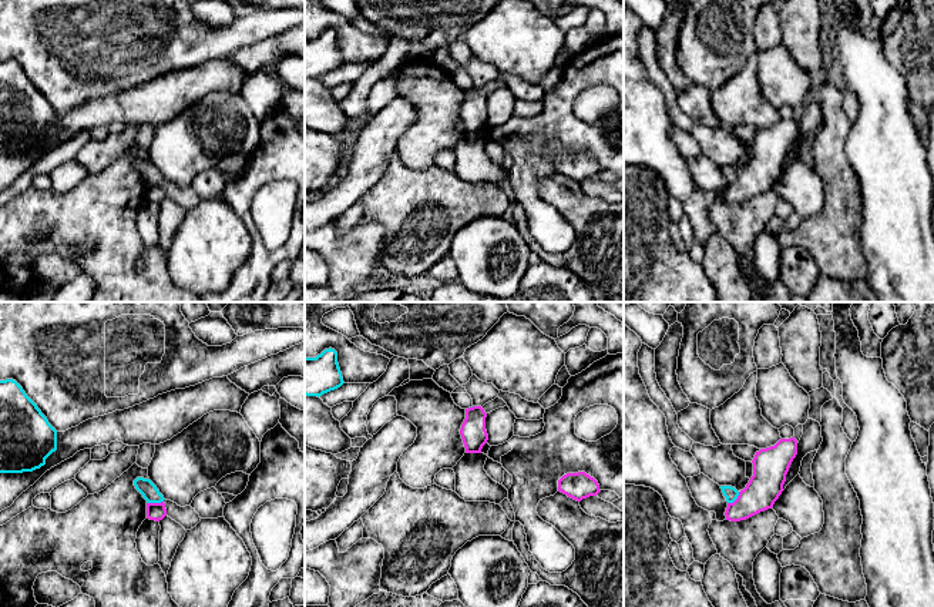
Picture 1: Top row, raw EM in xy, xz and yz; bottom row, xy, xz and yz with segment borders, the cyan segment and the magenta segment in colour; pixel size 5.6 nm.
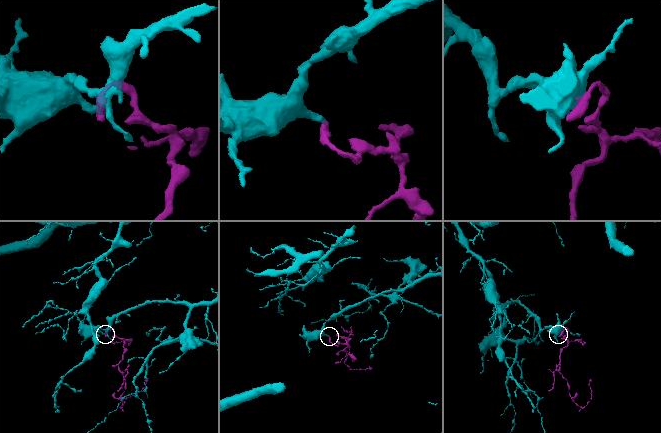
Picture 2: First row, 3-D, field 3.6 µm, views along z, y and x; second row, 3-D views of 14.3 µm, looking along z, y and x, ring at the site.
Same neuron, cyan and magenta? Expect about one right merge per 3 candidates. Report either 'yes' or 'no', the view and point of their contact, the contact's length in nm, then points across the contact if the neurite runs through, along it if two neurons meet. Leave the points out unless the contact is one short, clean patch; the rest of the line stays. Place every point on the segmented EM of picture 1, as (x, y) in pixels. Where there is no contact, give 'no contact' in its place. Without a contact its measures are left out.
no; contact xy (154, 502); length 100 nm; border xy (163, 500), (147, 503)

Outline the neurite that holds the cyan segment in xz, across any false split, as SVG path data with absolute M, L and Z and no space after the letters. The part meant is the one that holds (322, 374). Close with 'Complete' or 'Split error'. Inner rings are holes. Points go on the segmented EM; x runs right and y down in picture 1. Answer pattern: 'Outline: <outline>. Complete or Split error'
Outline: M325 349L316 358L305 358L305 395L322 396L343 385L342 372L337 363L337 352Z. Complete

